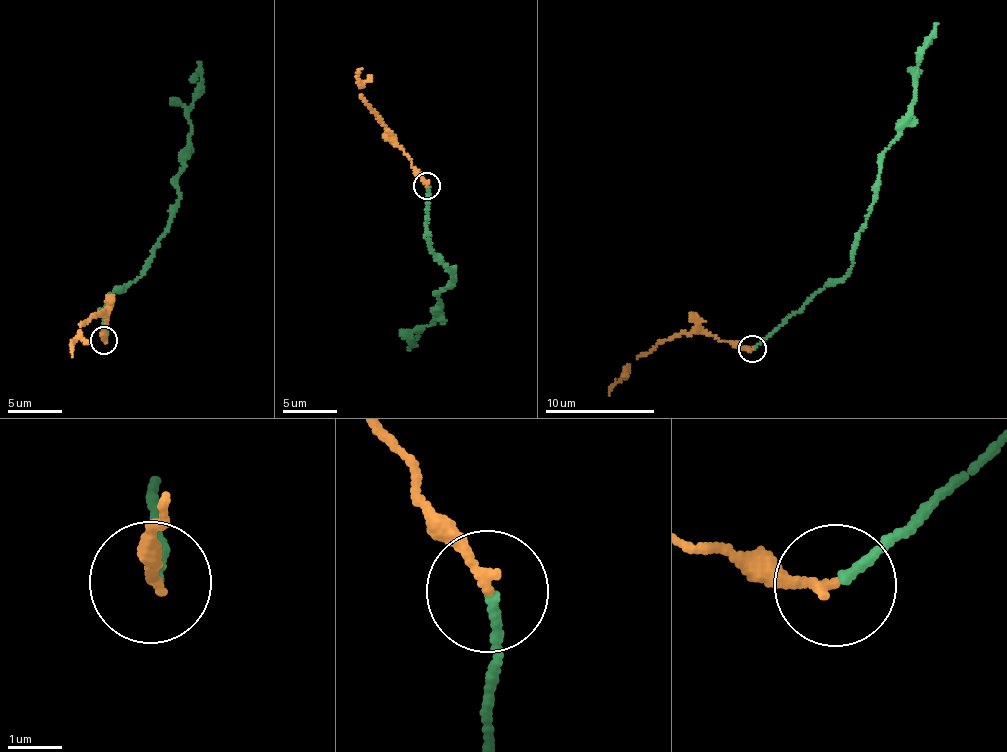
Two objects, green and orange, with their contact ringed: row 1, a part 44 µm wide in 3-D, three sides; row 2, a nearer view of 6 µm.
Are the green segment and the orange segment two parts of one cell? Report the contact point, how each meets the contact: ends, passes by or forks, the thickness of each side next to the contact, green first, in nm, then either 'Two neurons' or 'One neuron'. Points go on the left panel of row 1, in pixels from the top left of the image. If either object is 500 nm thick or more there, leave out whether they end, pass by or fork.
Place: (103, 340). At the ring green ends. At the ring orange ends. Thickness 160 nm (green) against 180 nm. One neuron

